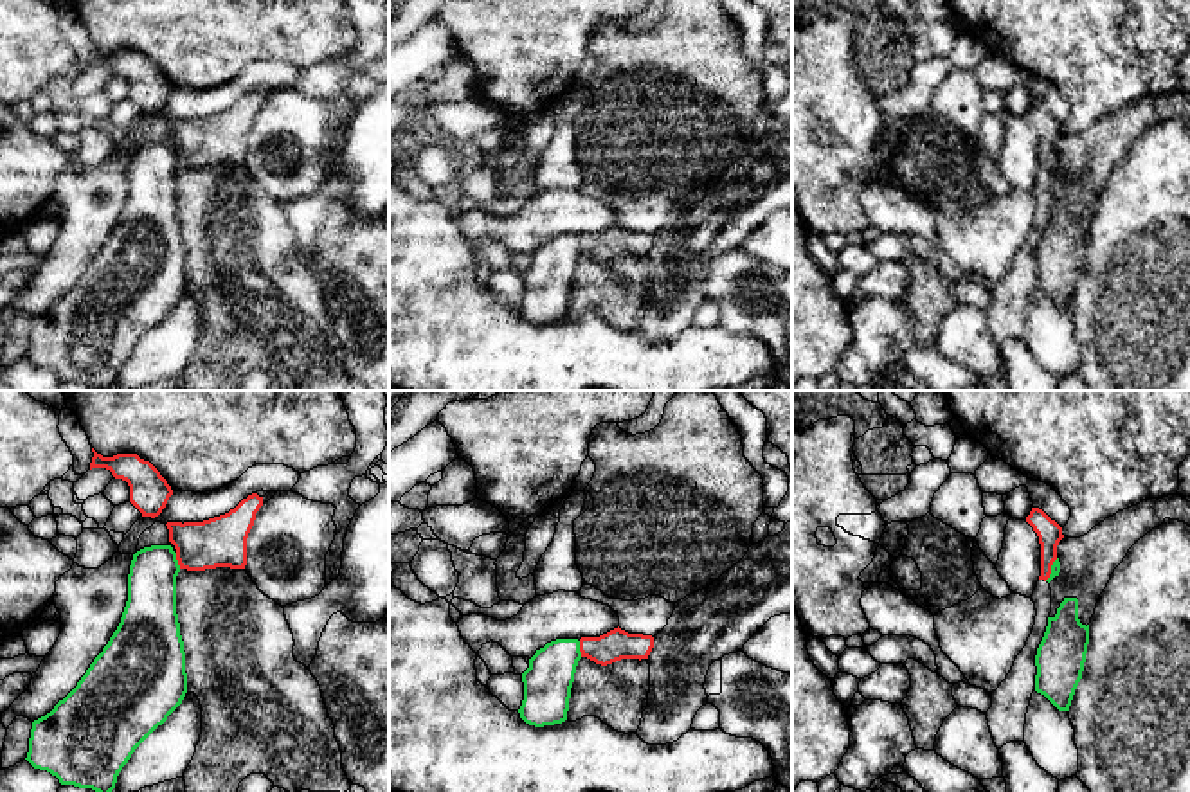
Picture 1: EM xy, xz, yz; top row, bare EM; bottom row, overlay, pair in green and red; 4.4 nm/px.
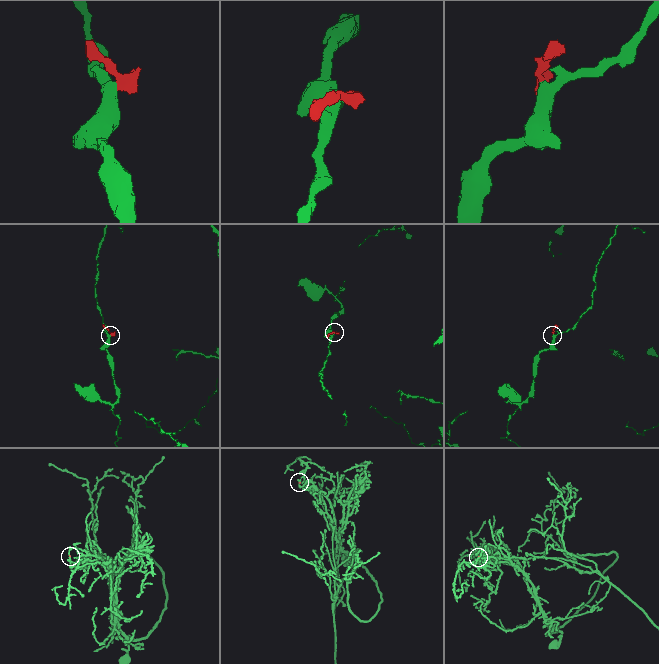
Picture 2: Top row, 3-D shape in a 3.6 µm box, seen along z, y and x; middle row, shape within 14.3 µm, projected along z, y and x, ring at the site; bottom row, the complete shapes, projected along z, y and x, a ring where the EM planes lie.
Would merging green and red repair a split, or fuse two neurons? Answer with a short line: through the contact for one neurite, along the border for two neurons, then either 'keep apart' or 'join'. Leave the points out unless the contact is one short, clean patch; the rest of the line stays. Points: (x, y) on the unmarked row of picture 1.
xy (175, 150), (180, 164) | keep apart

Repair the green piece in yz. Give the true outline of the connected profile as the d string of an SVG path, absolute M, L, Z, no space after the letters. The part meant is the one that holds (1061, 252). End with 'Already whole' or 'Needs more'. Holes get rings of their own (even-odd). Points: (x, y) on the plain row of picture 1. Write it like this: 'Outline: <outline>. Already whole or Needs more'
Outline: M1064 194L1057 211L1048 214L1044 234L1035 252L1035 288L1059 308L1069 308L1082 275L1089 241L1089 221L1078 216L1078 196Z. Already whole

